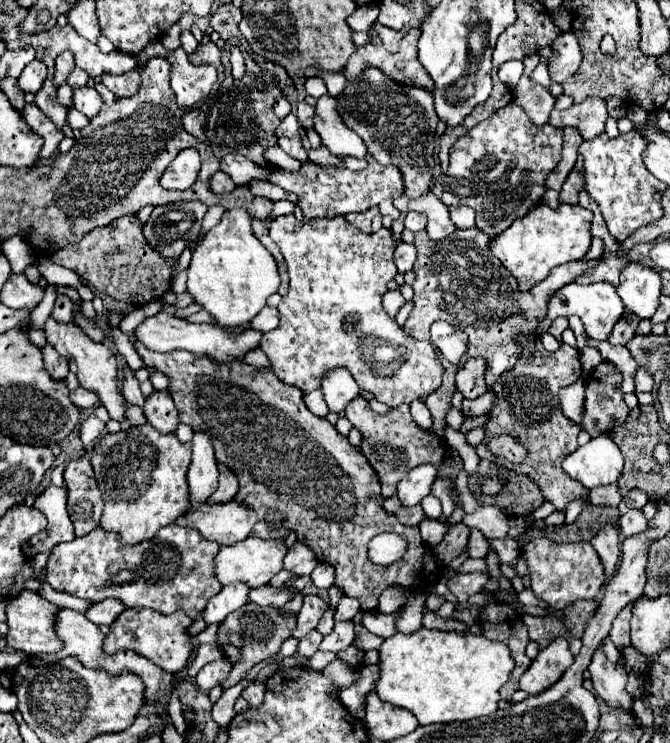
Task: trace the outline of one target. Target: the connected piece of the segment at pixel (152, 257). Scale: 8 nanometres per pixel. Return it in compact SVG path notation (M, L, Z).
M123 216L109 226L95 228L83 240L57 250L51 260L59 266L75 270L85 284L93 286L97 292L109 294L115 300L123 300L131 306L159 300L171 282L173 260L161 258L149 248L145 236L141 234L143 224L135 216Z

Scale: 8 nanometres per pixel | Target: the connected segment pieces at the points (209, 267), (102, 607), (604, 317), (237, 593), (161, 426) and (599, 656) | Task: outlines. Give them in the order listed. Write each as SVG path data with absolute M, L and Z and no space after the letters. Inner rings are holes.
M233 208L225 212L221 222L197 242L187 270L187 292L195 304L215 318L219 326L235 328L249 324L277 288L279 272L275 258L253 236L251 214L247 210Z
M103 600L103 602L99 602L99 604L93 604L93 606L85 612L85 616L87 616L91 622L95 622L97 626L99 626L99 624L113 624L113 622L117 620L117 616L119 616L125 608L127 608L127 606L119 604L119 600Z
M571 282L565 288L561 288L549 300L549 318L551 320L555 320L557 316L577 314L583 320L583 324L585 324L587 336L597 338L597 340L609 340L611 330L619 322L623 312L625 312L625 306L623 306L617 290L609 282L597 282L597 284L589 284L589 286L579 286L575 282Z
M235 582L235 584L223 586L221 592L215 594L207 602L207 606L203 610L203 618L209 624L221 624L227 618L227 614L239 610L243 604L247 604L247 600L249 600L247 584Z
M155 390L153 394L149 394L145 398L143 404L143 412L145 418L151 426L155 426L161 434L171 434L175 432L179 420L177 420L177 410L175 404L171 400L171 396L167 392L159 392Z
M603 646L595 650L593 660L589 664L591 680L597 696L601 696L611 706L623 706L631 710L631 696L625 690L627 670L623 664L611 664L603 652Z

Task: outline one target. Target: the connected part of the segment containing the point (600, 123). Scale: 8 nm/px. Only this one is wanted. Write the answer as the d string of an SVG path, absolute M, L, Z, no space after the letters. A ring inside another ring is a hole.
M587 98L581 104L573 104L567 110L553 110L549 116L549 124L553 126L575 126L579 128L585 140L591 140L605 132L607 106L599 98Z

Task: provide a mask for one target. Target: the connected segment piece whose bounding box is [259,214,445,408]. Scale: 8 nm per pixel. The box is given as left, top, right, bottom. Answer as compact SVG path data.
M293 214L279 216L271 222L269 236L279 246L287 270L289 270L289 292L283 296L279 310L279 326L261 338L261 350L273 364L273 372L285 384L297 386L303 392L319 388L321 378L327 370L343 366L351 372L361 390L367 390L375 400L397 408L399 404L411 404L415 398L425 398L435 392L443 378L443 364L437 360L431 342L413 340L405 334L401 326L383 310L381 296L387 292L387 282L397 274L393 262L393 242L391 230L381 228L379 232L365 234L343 216L335 218L315 218L309 222L297 220Z

